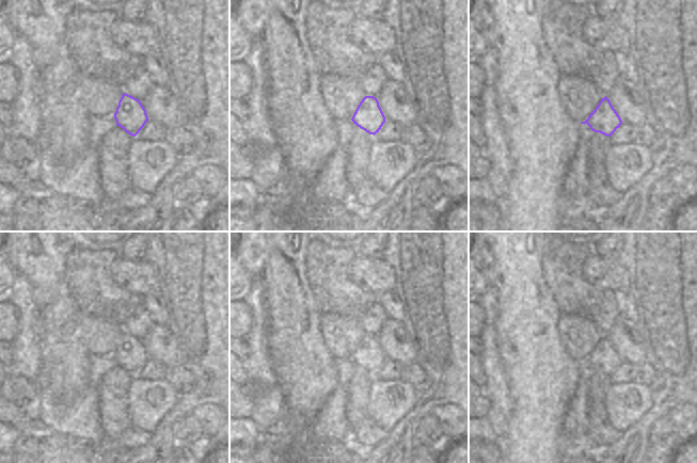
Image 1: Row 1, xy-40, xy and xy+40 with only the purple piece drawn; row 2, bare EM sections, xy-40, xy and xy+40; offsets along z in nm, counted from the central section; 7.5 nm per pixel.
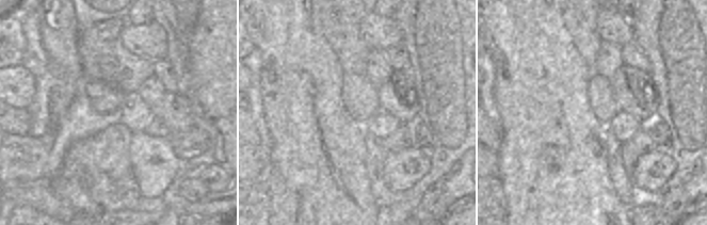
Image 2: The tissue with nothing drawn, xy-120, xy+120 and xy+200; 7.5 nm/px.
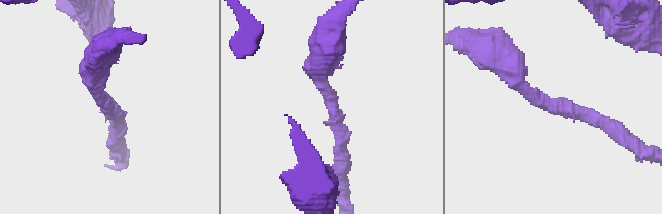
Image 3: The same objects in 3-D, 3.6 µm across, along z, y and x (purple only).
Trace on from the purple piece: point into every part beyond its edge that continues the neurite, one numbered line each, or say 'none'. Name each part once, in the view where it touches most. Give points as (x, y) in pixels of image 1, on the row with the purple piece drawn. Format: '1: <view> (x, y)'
none

